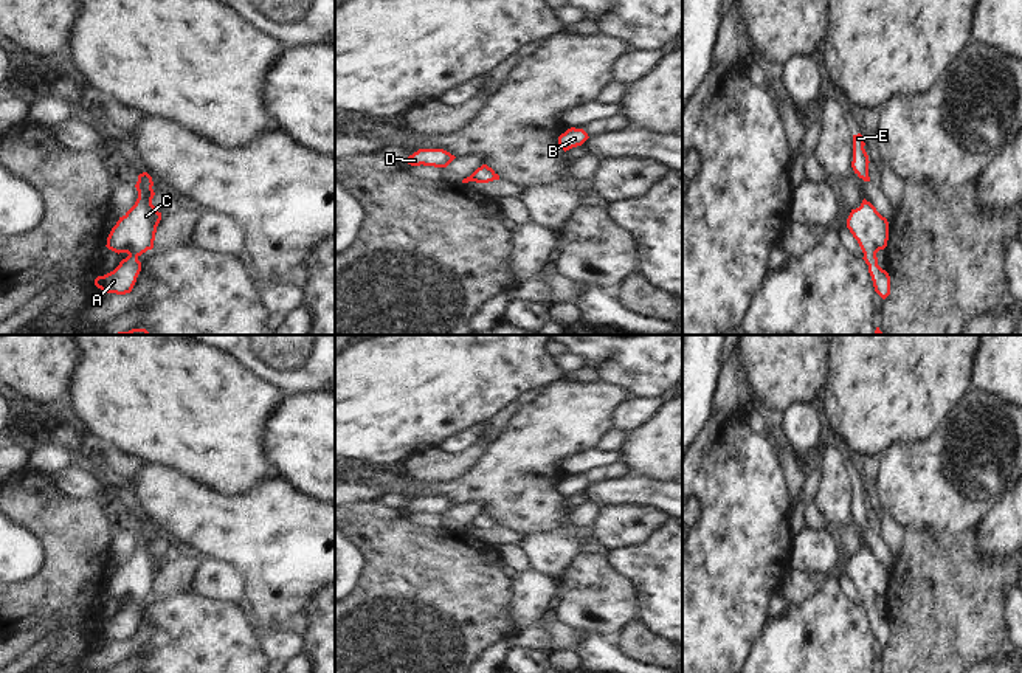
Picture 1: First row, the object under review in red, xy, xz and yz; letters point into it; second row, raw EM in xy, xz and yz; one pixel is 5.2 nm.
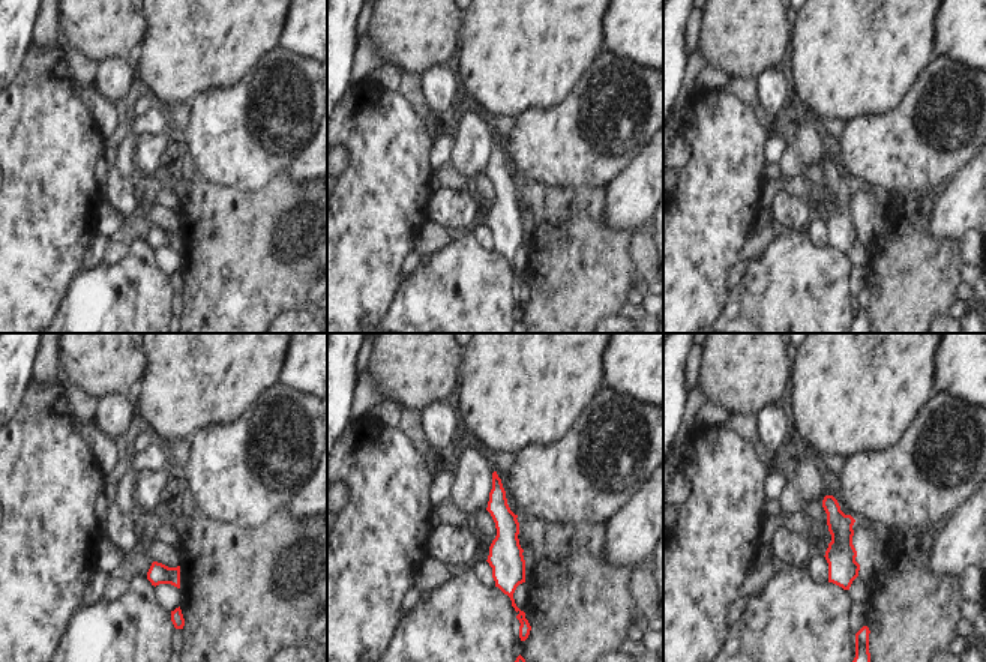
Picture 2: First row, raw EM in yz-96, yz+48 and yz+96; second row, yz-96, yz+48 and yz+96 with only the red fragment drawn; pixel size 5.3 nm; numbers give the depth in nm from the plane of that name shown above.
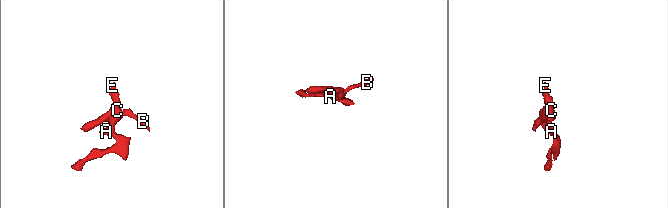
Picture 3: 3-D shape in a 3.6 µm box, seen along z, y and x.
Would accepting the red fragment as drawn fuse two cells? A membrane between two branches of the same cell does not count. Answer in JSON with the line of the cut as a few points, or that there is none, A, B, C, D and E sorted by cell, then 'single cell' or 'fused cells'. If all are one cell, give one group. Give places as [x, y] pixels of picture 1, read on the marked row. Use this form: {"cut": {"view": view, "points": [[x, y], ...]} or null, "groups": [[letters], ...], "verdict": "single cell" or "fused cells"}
{"cut": null, "groups": [["A", "B", "C", "D", "E"]], "verdict": "single cell"}

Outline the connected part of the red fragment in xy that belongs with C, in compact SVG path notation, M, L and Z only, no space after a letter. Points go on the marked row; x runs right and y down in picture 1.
M147 172L138 175L135 185L138 198L135 205L116 222L107 237L107 248L115 253L129 256L119 265L95 279L95 285L104 293L126 295L130 293L141 271L138 257L154 248L157 226L161 212L152 205L155 195L152 177Z

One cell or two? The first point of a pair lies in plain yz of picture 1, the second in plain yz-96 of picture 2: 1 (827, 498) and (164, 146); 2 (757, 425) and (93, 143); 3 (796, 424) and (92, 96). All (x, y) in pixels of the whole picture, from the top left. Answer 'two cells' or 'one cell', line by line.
1: one cell
2: two cells
3: two cells

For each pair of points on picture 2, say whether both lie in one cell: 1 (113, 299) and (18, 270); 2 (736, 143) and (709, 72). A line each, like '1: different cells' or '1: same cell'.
1: different cells
2: different cells

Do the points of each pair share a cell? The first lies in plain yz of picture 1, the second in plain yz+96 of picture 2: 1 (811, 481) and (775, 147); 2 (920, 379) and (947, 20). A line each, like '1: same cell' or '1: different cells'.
1: same cell
2: different cells

